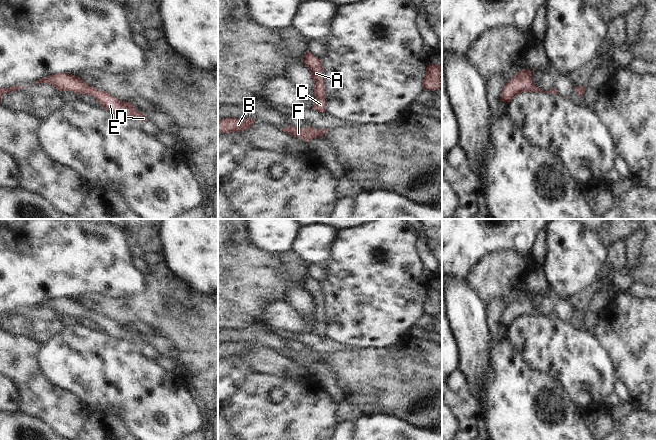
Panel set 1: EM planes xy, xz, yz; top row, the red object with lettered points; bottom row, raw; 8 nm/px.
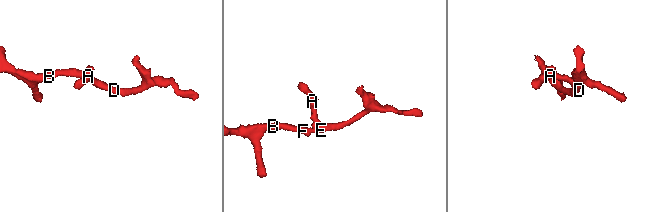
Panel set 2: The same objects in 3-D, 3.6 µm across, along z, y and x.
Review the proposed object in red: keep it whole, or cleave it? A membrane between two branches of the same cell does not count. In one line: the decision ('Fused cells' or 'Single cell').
Single cell.

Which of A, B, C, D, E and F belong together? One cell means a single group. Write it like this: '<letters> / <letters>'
A B C D E F

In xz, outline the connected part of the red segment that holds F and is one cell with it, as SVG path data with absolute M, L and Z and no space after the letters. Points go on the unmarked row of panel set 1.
M290 350L289 352L284 351L281 355L286 356L293 361L302 362L305 365L305 367L307 367L313 362L319 362L323 360L326 356L328 356L328 353L325 352L316 354L314 351L307 351L305 353L300 353Z

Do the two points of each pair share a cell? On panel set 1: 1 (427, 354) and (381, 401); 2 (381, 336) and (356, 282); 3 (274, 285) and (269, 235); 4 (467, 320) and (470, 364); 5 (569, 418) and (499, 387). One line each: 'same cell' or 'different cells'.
1: same cell
2: same cell
3: different cells
4: same cell
5: same cell

